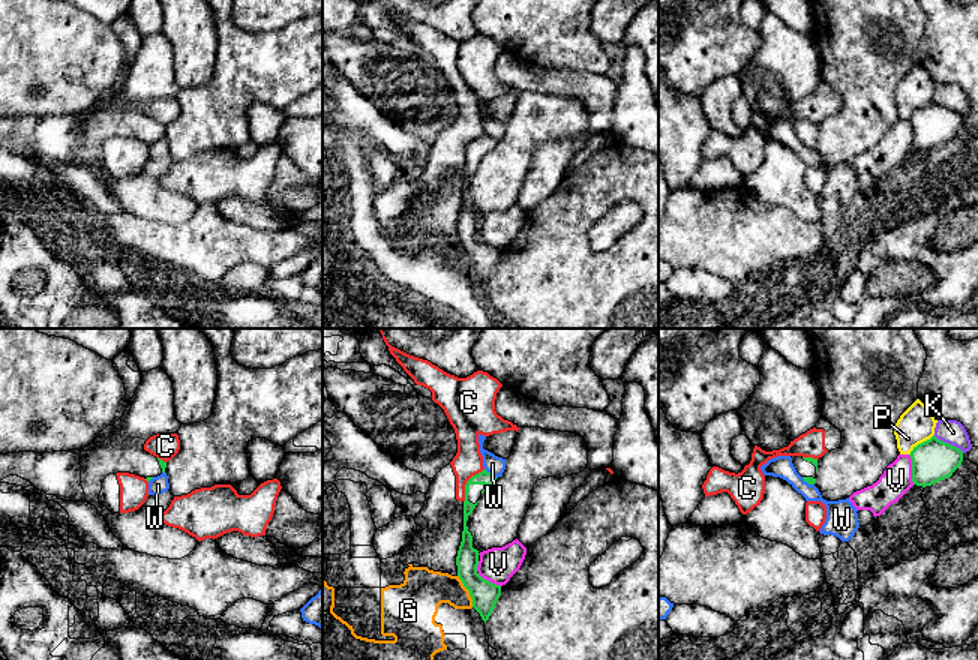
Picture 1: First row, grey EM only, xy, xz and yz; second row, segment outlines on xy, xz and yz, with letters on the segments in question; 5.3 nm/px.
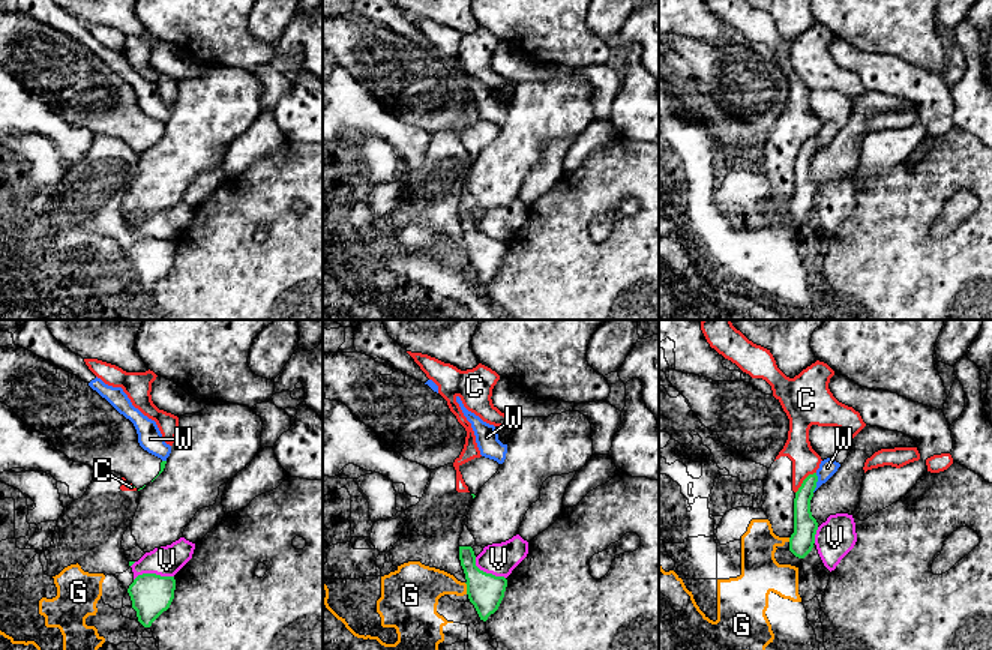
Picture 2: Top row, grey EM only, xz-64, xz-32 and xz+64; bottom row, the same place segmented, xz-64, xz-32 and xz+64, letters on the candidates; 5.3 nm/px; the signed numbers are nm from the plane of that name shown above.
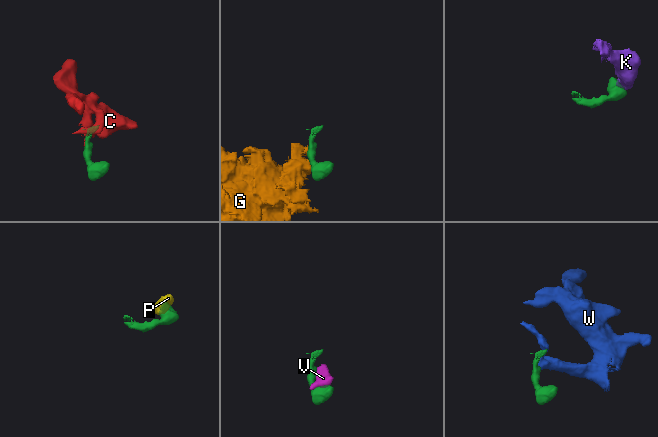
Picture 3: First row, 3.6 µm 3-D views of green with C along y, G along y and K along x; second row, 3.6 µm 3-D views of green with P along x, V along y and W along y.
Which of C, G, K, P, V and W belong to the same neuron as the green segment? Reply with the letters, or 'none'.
none

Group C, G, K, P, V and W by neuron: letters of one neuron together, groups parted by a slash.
C K P V W / G

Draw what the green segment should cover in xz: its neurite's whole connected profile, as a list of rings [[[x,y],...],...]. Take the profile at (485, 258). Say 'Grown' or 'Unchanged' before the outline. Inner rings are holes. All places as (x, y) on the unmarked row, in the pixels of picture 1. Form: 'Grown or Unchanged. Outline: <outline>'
Grown. Outline: [[[483,134],[472,140],[465,148],[464,165],[464,195],[462,206],[456,220],[458,240],[464,250],[470,255],[472,272],[480,278],[486,286],[501,260],[501,250],[483,243],[477,237],[478,214],[472,212],[472,200],[468,195],[468,180],[477,170],[482,158],[496,146],[496,141]]]

